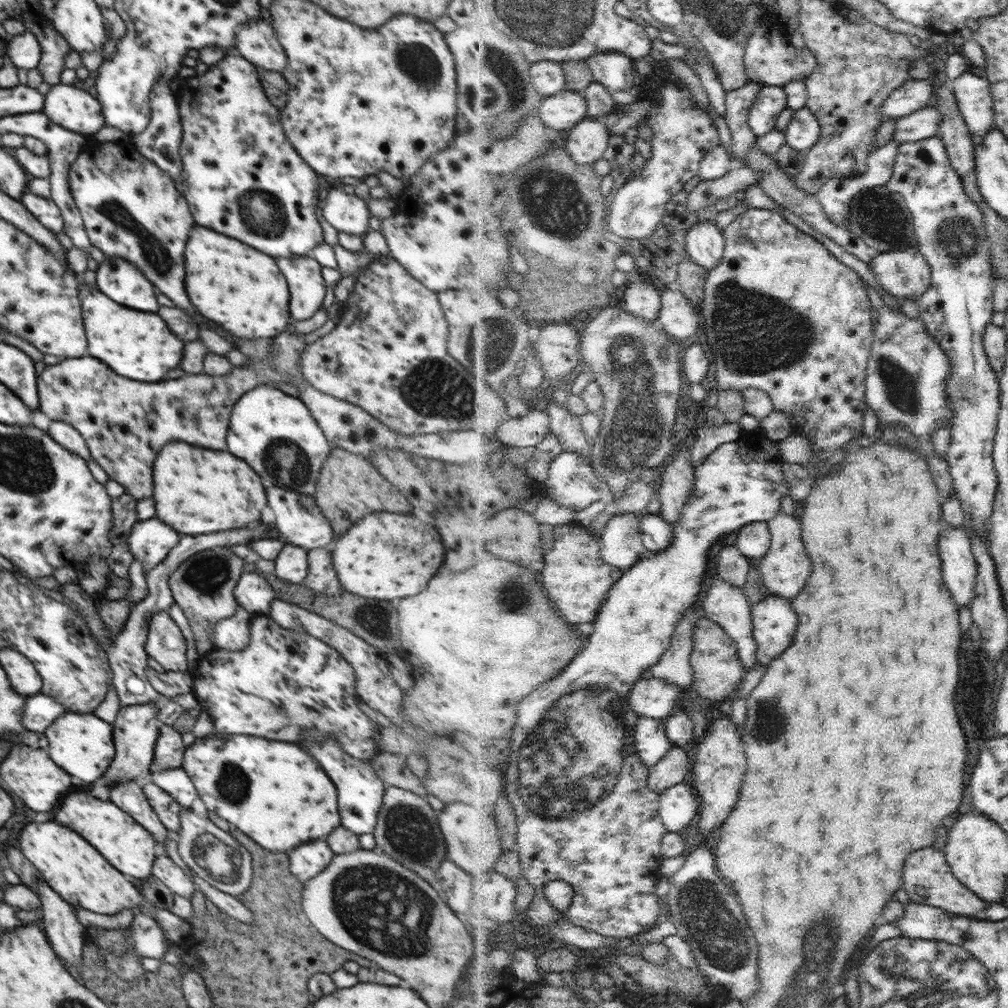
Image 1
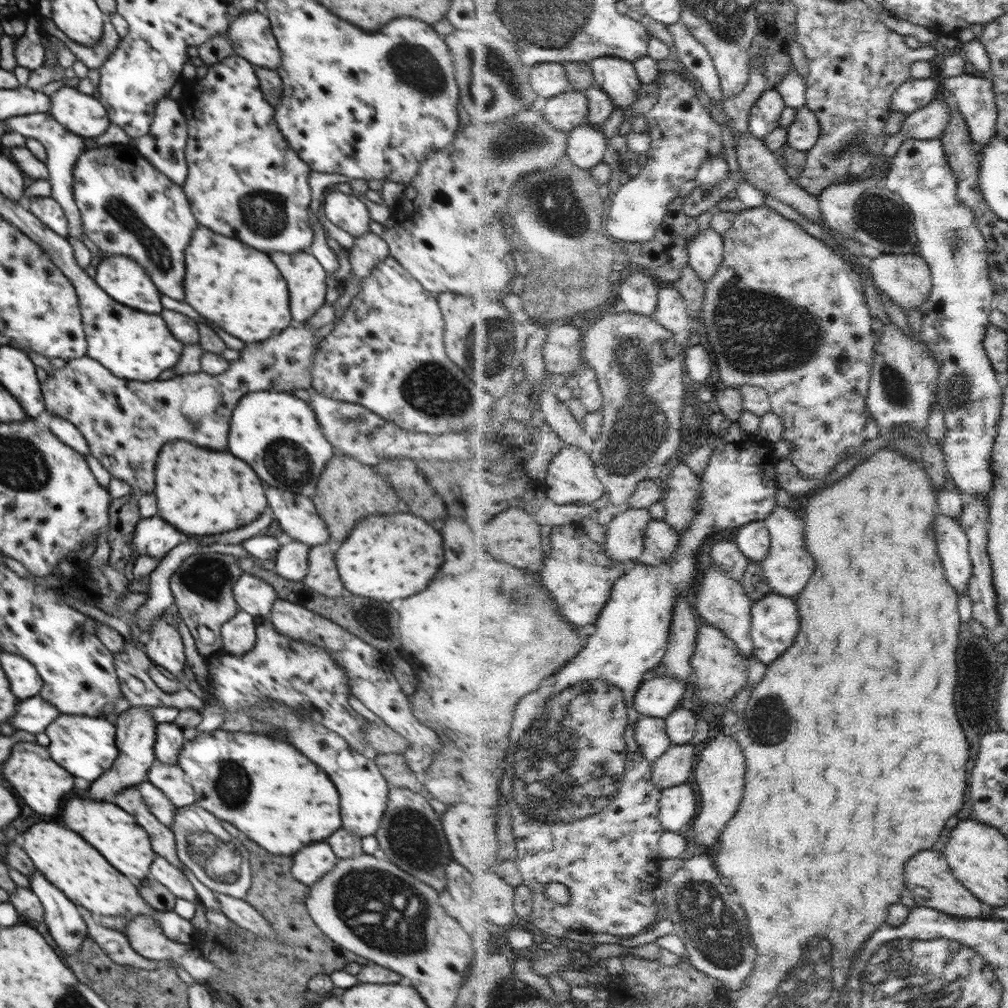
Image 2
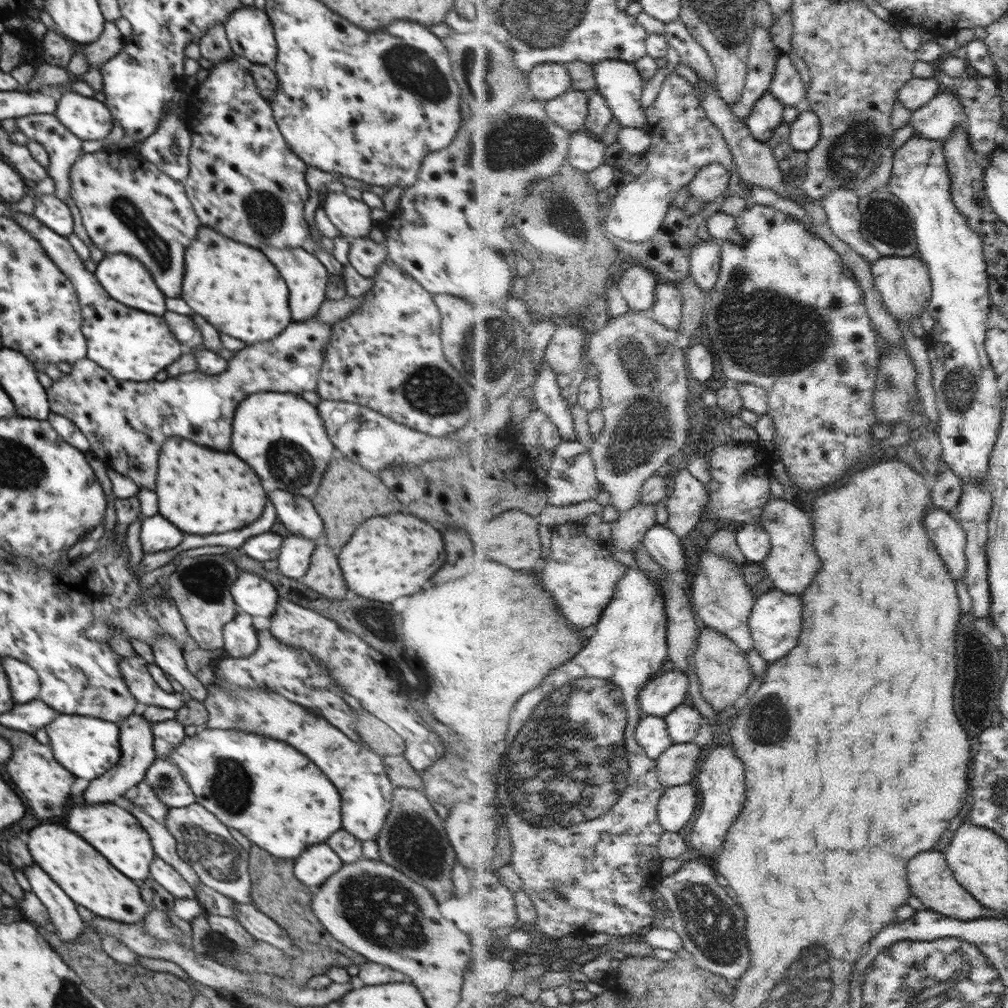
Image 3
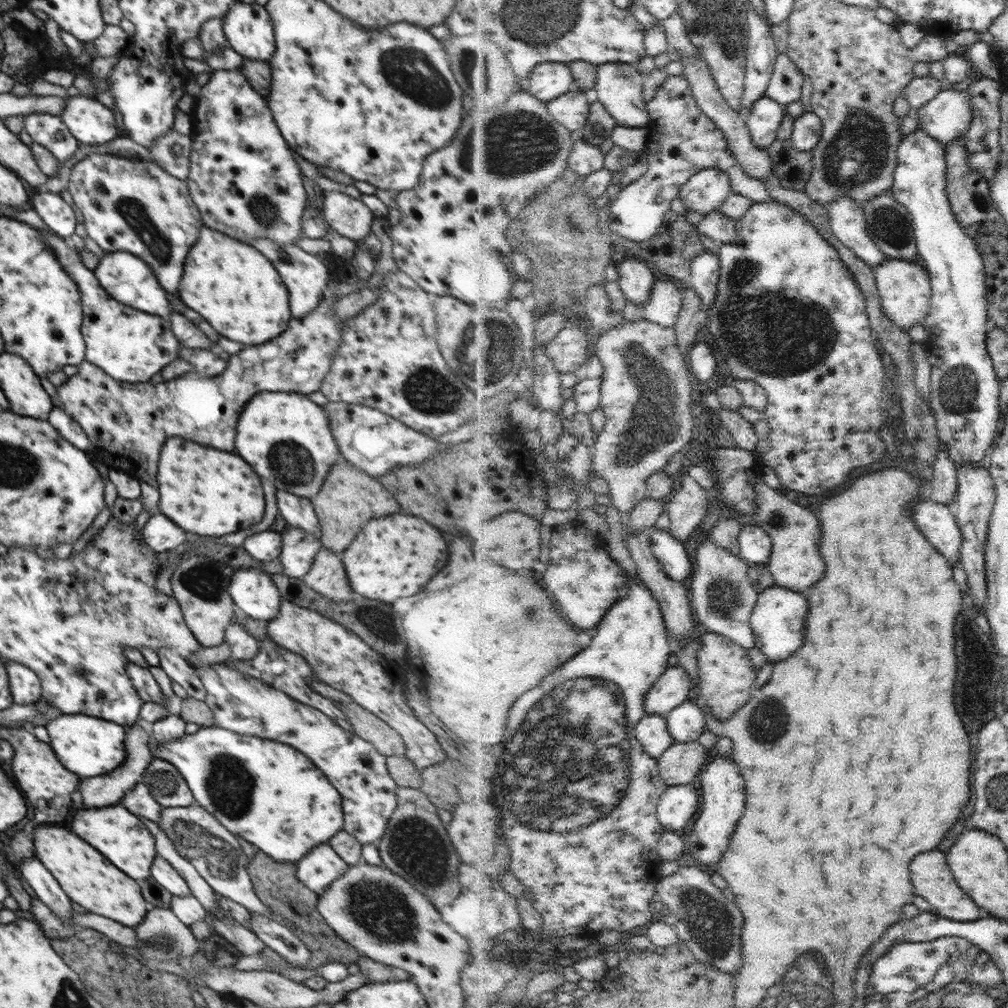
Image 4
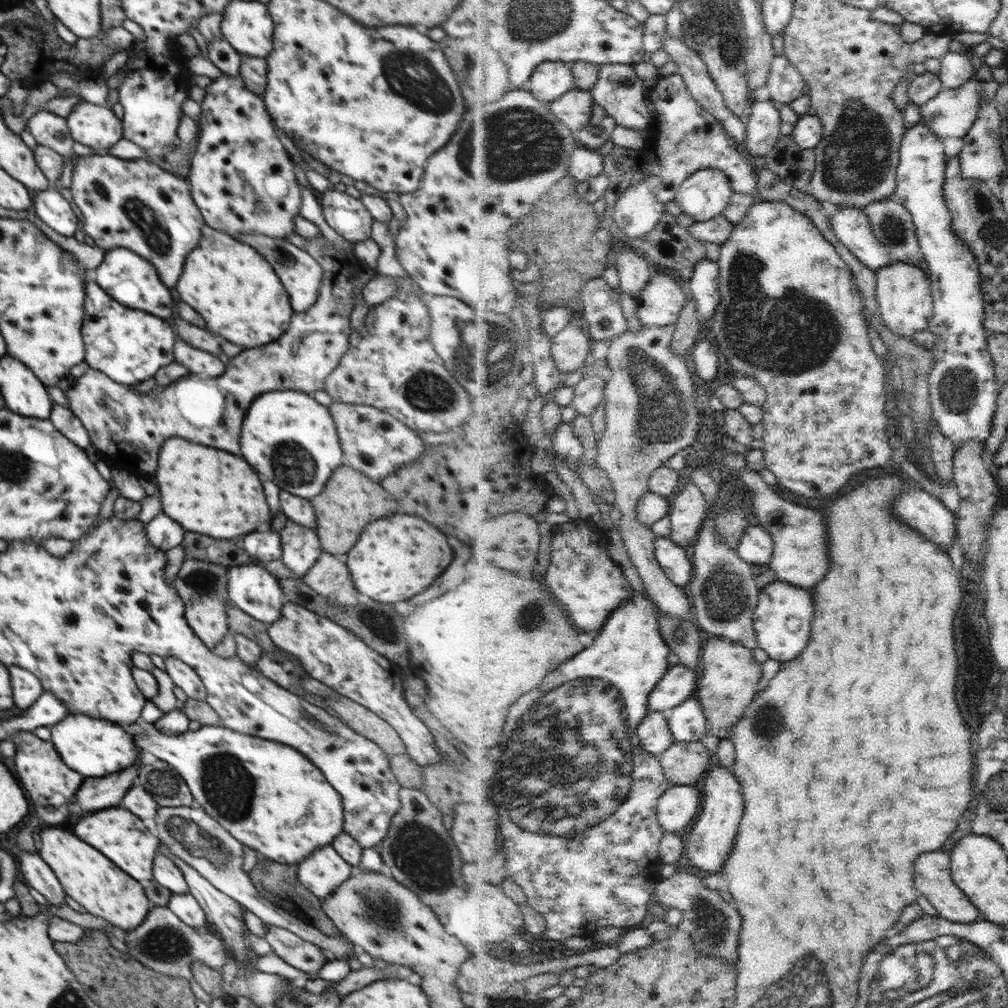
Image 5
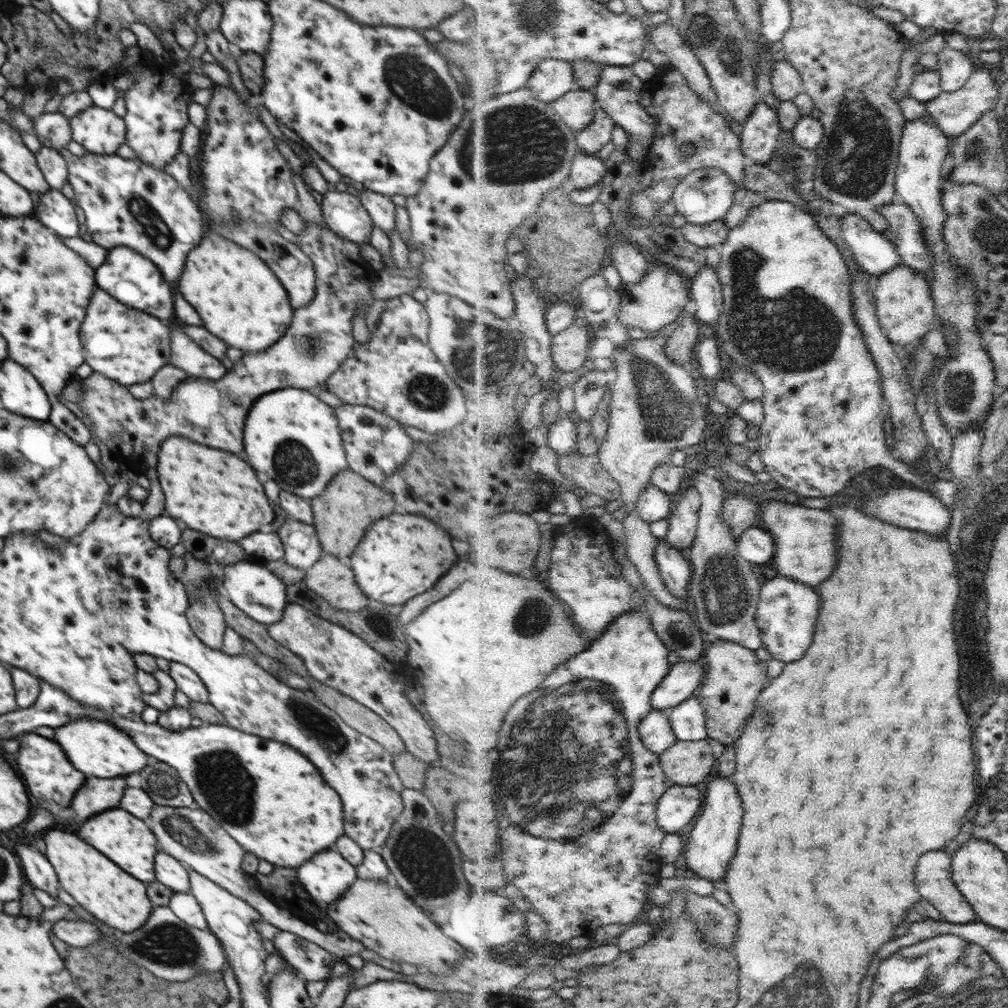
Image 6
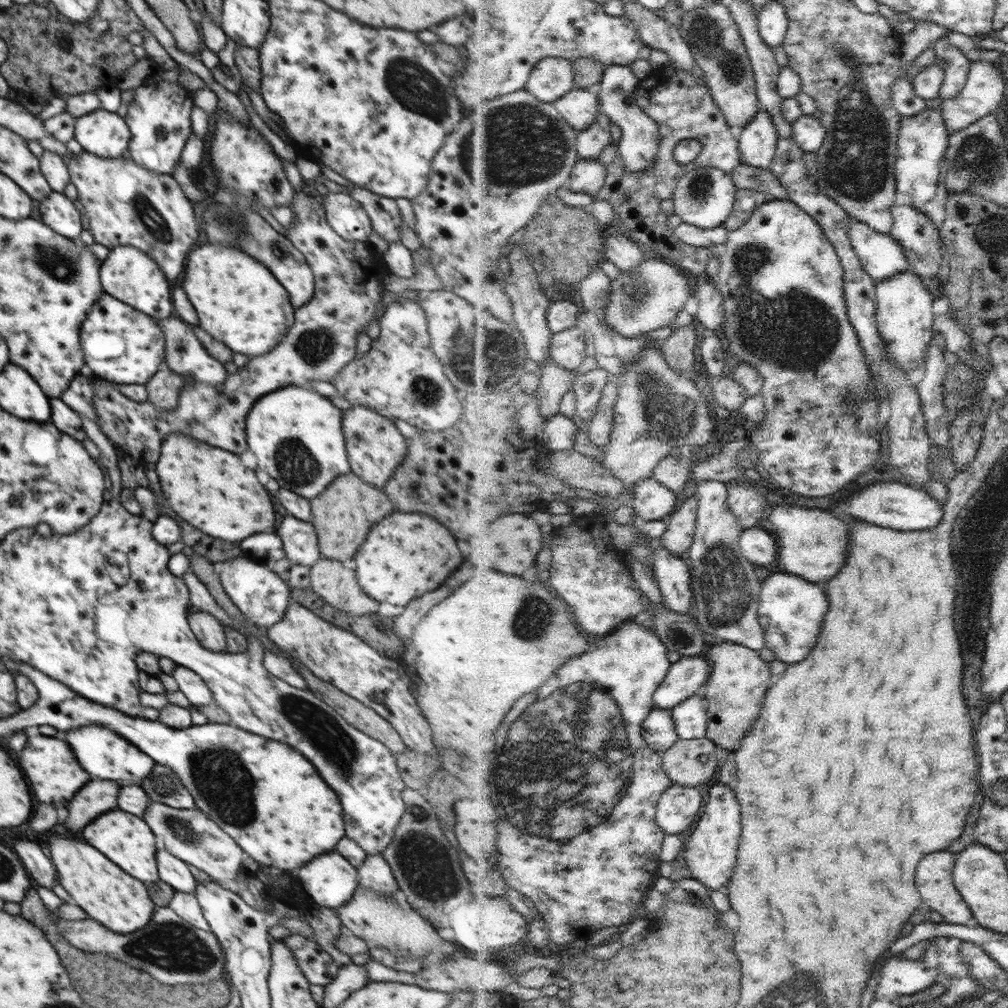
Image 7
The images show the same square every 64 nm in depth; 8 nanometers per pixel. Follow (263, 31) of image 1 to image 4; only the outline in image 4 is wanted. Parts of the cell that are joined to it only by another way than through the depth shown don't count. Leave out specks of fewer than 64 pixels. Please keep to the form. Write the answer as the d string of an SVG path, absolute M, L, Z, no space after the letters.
M236 3L223 19L229 45L246 59L269 62L275 51L273 22L265 6Z

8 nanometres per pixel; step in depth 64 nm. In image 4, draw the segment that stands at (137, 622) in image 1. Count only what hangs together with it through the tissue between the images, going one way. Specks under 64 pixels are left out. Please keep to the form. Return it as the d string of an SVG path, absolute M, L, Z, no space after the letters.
M127 661L126 672L132 682L132 688L136 690L140 698L143 698L145 703L158 703L162 706L169 706L173 709L178 704L177 699L168 700L168 697L162 694L162 690L152 677L152 673L147 668L142 668L137 664Z

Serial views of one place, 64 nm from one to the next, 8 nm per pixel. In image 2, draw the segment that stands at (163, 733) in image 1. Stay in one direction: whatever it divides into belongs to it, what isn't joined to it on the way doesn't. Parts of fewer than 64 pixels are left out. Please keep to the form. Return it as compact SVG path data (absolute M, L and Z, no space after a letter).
M157 723L155 759L162 764L176 765L184 746L183 731L174 723Z

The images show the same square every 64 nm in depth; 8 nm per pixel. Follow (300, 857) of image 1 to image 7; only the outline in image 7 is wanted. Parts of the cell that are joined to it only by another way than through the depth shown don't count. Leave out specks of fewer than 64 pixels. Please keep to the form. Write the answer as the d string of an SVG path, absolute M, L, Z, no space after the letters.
M336 852L320 854L296 872L310 899L326 908L340 908L352 899L359 886L357 867Z

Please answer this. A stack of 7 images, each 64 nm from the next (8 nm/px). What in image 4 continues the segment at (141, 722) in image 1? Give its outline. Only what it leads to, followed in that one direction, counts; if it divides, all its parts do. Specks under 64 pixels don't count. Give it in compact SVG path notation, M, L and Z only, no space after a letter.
M137 722L126 725L126 733L124 739L124 748L126 748L126 761L122 763L120 768L112 770L108 776L100 776L100 778L88 778L82 782L80 786L80 796L84 800L84 806L88 808L102 808L102 806L110 806L110 804L118 804L122 800L122 796L126 794L126 790L133 789L140 782L147 766L152 761L152 752L150 751L150 736L146 730L142 729Z

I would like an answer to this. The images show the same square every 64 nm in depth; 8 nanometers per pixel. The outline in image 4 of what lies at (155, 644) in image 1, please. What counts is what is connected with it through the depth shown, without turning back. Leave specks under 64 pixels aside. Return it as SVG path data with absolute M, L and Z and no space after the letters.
M166 647L160 648L156 654L160 659L162 670L166 672L172 682L176 682L186 691L188 697L199 701L206 698L207 691L204 689L203 683L196 676L195 670L186 659Z

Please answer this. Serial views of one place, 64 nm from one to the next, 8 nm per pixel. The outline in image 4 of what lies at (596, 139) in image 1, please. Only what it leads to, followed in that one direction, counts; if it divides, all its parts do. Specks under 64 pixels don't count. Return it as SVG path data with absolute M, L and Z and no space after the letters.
M586 138L575 142L570 160L570 168L582 175L584 179L587 179L594 172L604 170L606 162L607 155L602 150L602 146L594 145Z

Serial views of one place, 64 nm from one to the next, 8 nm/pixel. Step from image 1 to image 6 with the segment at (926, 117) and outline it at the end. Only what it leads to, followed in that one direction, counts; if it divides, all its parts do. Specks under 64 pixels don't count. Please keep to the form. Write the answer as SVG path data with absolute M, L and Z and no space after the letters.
M980 63L966 81L966 84L954 92L942 91L936 99L925 103L928 114L933 116L936 124L945 132L945 136L960 137L966 132L985 112L990 112L996 106L999 97L1000 82L995 81L987 69Z

